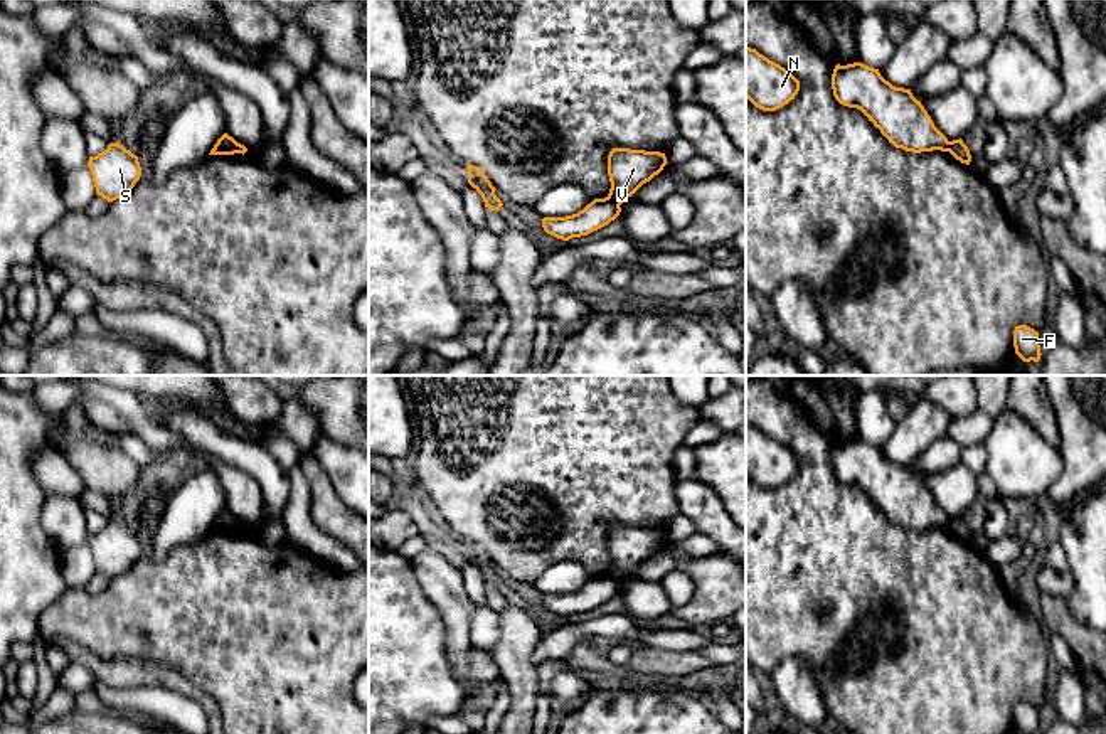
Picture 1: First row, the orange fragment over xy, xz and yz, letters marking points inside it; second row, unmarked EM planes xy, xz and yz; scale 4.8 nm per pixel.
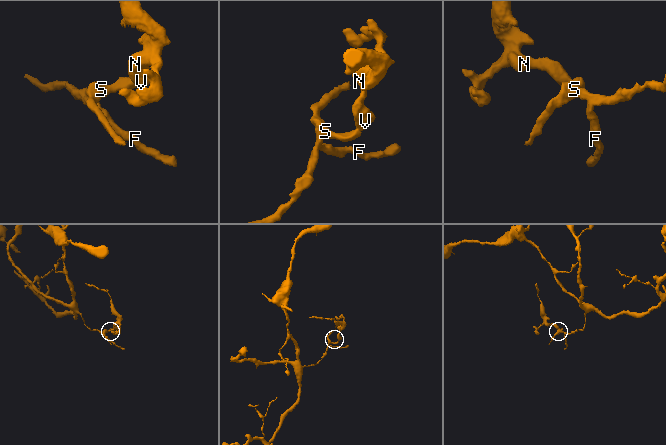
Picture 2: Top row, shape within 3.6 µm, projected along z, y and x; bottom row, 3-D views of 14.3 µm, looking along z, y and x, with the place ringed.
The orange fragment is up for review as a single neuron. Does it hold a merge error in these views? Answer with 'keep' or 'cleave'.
cleave

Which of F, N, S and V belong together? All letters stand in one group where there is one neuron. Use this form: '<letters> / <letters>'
F S / N V

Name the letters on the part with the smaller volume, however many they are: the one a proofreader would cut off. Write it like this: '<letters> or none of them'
N, V

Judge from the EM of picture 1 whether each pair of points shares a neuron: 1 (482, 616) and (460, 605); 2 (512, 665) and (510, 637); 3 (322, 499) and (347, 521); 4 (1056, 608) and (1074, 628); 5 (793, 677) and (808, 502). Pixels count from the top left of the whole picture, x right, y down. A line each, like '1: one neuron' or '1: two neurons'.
1: two neurons
2: one neuron
3: one neuron
4: one neuron
5: two neurons

